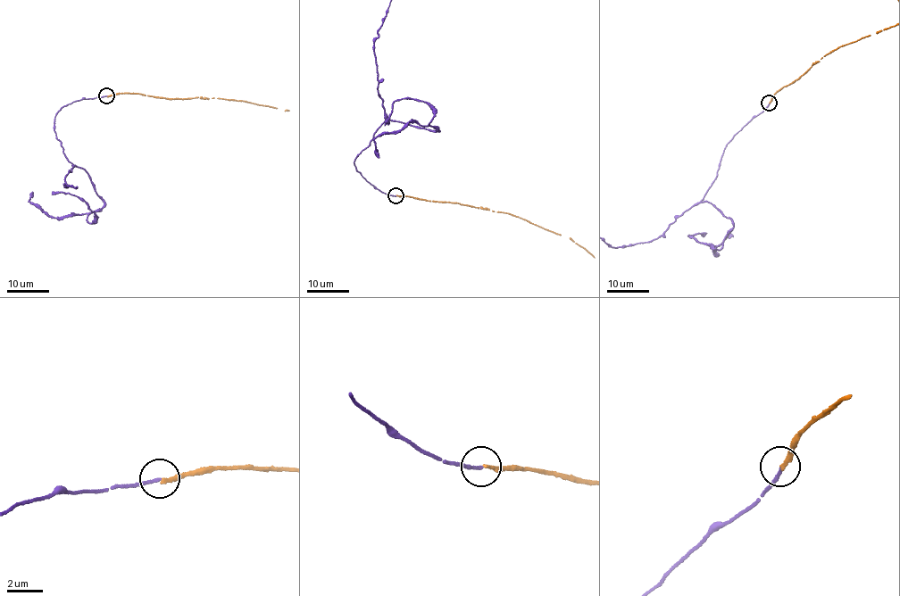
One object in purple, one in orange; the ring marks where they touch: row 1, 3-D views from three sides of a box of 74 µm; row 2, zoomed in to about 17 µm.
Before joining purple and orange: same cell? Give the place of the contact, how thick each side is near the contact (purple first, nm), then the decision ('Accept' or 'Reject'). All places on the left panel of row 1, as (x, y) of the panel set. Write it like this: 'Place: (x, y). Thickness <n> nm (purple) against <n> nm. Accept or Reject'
Place: (106, 95). Thickness 170 nm (purple) against 200 nm. Reject

